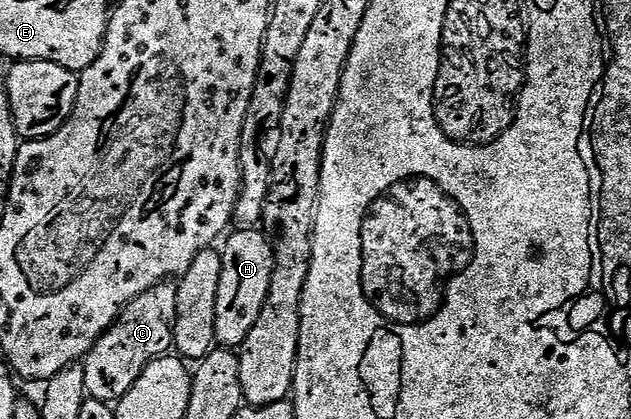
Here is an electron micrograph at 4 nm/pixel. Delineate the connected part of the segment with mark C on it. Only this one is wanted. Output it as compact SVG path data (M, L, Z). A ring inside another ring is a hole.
M169 280L125 306L117 323L94 344L91 352L83 359L86 395L100 402L120 402L156 358L168 355L174 349L173 329L176 320L177 287Z

